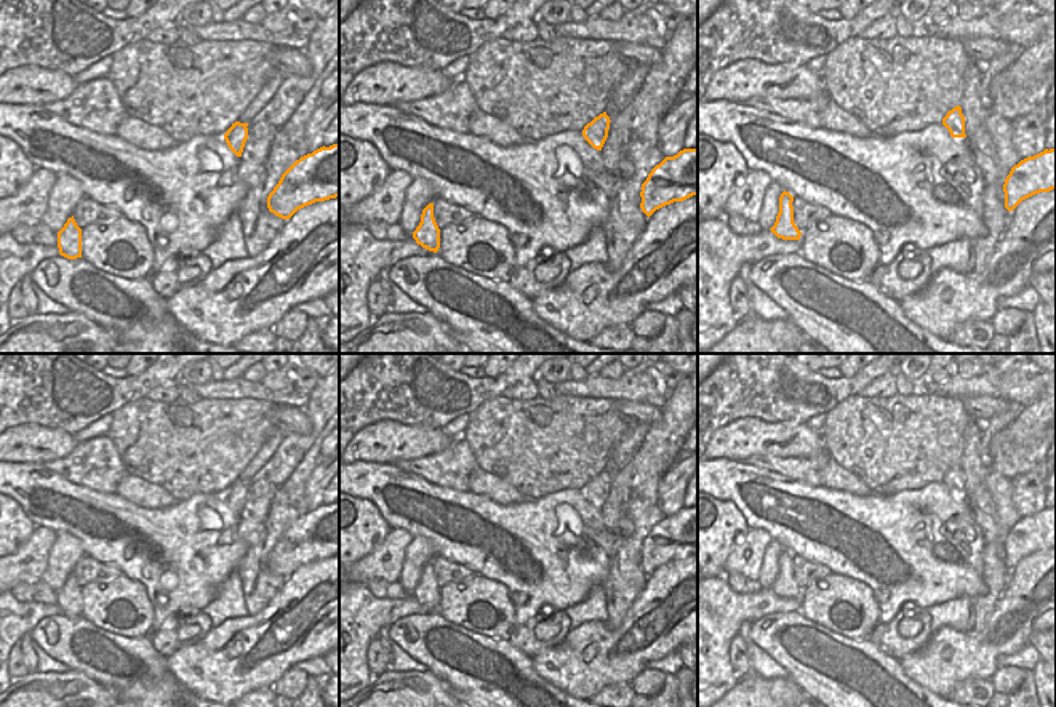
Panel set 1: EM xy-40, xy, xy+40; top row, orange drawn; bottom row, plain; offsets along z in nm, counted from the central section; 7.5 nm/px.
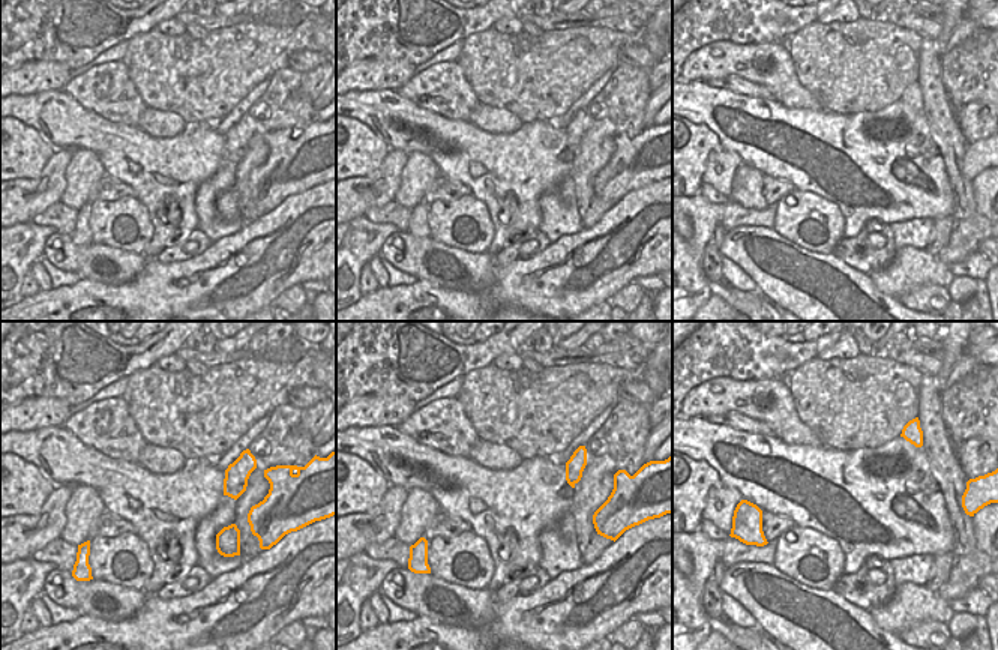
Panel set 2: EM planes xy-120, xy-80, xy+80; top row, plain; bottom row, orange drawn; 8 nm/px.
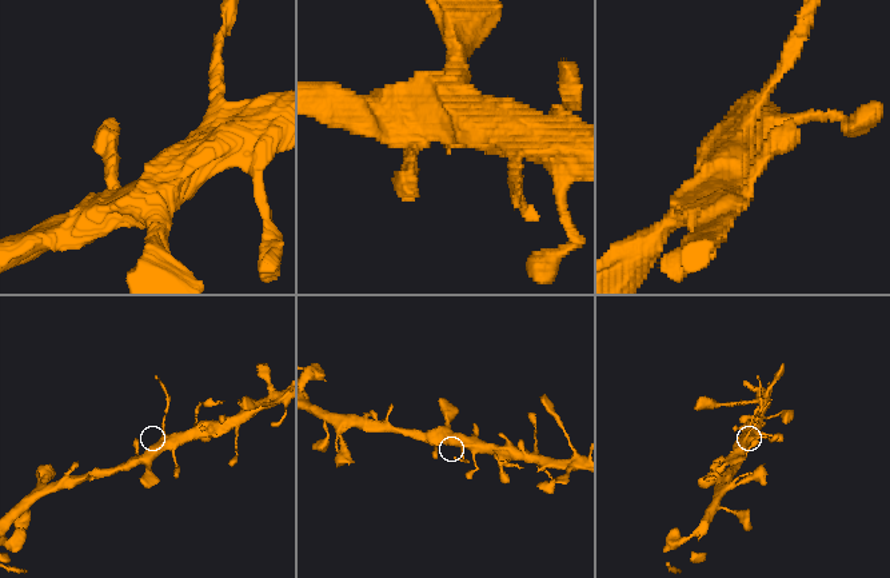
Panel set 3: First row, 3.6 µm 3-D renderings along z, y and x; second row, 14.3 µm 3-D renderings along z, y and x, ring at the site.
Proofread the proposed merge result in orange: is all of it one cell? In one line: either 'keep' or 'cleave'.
cleave

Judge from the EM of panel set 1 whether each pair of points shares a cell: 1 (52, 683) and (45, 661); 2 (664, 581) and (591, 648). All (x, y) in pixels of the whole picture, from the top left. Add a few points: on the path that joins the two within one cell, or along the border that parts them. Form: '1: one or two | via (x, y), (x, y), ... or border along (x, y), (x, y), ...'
1: two | border along (69, 669), (58, 672), (36, 671)
2: one | via (652, 602), (612, 643)

